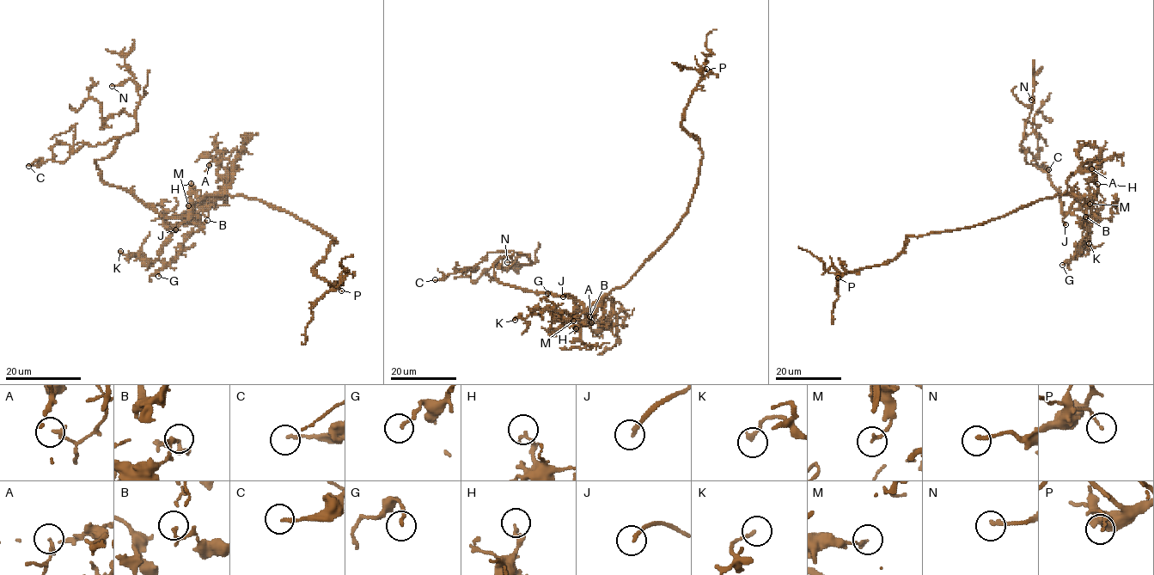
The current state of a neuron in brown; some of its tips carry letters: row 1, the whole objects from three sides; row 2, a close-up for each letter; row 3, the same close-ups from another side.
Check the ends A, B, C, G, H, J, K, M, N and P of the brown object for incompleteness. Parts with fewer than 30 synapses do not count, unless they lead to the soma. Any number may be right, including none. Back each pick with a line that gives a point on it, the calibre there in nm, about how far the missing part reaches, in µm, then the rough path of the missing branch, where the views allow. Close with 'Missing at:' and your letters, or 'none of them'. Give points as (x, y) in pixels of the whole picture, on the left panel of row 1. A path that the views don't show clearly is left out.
J: at (175, 229); 180 nm thick; about 45 µm are missing; missing branch runs (175, 229), (175, 241), (166, 247), (170, 246), (187, 249), (192, 254), (192, 262), (204, 272), (222, 280)
Missing at: J

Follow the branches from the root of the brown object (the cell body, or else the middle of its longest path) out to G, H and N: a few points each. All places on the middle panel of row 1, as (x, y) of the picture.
G: (625, 284), (586, 312), (576, 301), (584, 312), (574, 318), (556, 310), (546, 299), (547, 293)
H: (625, 284), (613, 288), (596, 300), (587, 313), (586, 321), (576, 328)
N: (625, 284), (583, 312), (570, 298), (502, 284), (495, 278), (496, 261), (515, 253), (531, 260), (507, 262)

